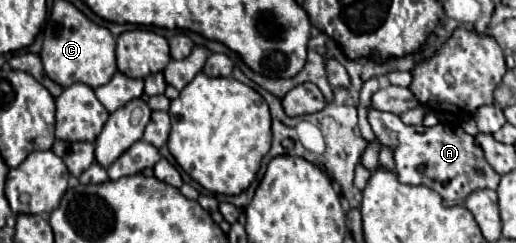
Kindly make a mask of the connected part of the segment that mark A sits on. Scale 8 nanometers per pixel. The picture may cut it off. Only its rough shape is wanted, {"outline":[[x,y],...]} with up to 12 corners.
{"outline":[[368,108],[394,150],[398,178],[446,206],[498,186],[482,148],[458,124],[406,126]]}

